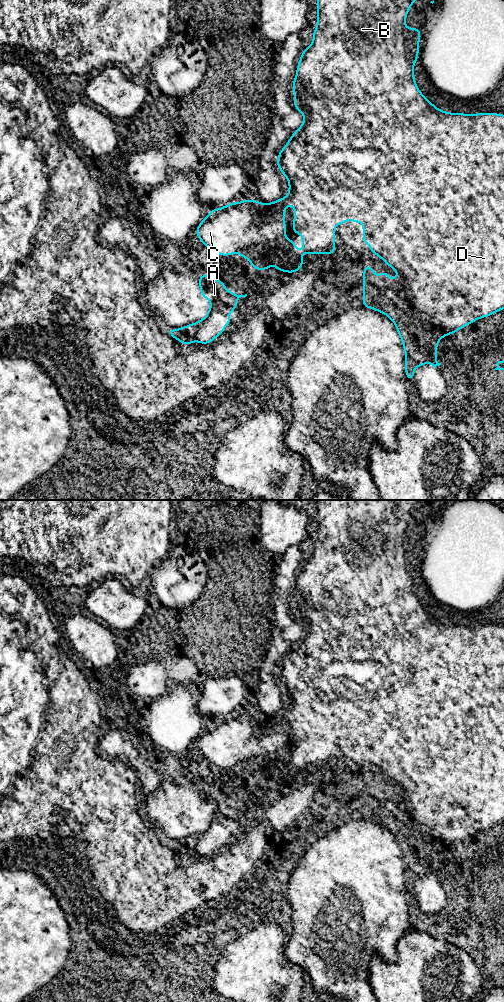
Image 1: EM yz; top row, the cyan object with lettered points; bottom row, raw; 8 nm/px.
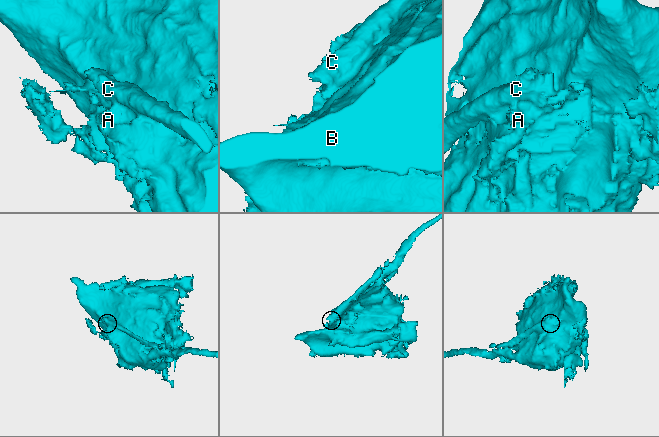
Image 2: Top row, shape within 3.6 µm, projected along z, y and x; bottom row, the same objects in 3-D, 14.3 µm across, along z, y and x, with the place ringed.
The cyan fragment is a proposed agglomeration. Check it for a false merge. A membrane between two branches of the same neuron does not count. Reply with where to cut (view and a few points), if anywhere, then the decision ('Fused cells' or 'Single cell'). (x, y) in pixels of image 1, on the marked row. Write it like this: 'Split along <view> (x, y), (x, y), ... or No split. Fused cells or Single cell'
Split along yz (261, 204), (252, 210), (252, 227), (247, 236), (245, 257). Fused cells

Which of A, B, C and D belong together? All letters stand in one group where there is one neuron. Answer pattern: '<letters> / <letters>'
A B D / C

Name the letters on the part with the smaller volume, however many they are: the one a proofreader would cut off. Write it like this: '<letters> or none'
C

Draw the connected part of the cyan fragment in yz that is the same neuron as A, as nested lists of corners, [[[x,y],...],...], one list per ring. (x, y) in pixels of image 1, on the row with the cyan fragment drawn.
[[[204,273],[198,280],[200,294],[211,301],[207,316],[197,323],[177,330],[167,329],[169,335],[181,341],[183,345],[190,345],[193,341],[202,344],[211,343],[225,331],[225,325],[231,323],[231,318],[228,315],[232,310],[237,309],[237,300],[247,296],[247,294],[233,294],[232,291],[225,289],[224,281],[215,280],[214,277],[206,276]]]

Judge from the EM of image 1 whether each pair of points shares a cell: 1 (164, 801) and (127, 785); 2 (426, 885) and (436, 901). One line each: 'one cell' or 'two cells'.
1: two cells
2: one cell

